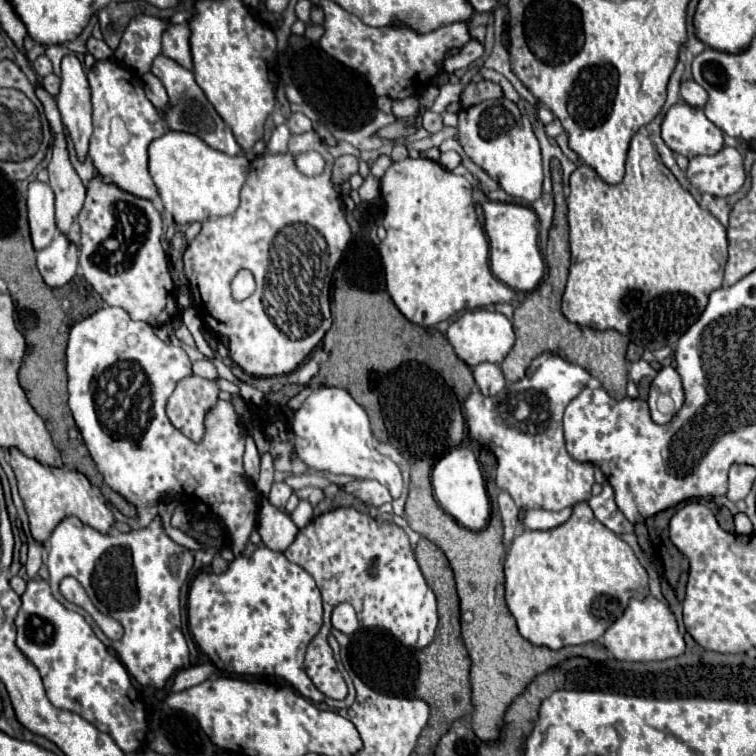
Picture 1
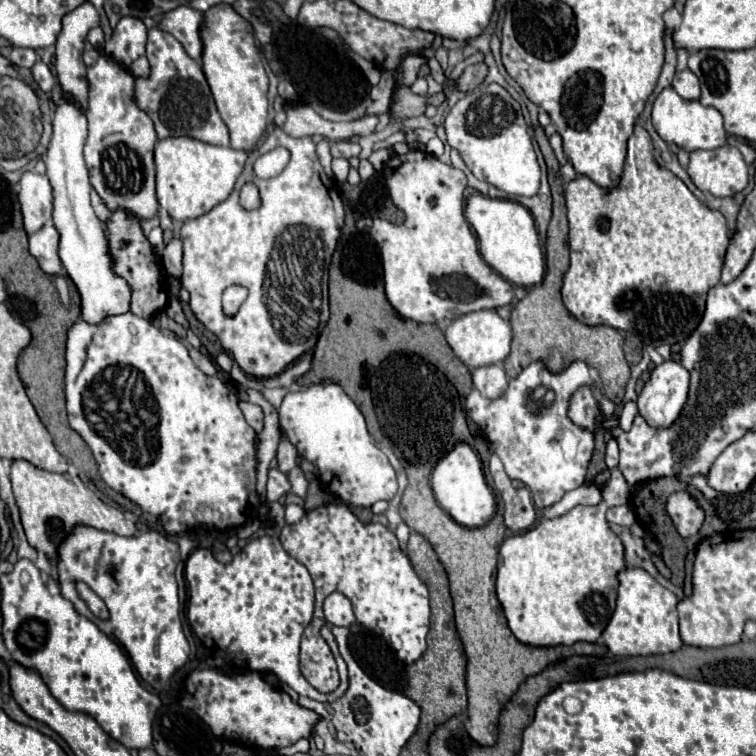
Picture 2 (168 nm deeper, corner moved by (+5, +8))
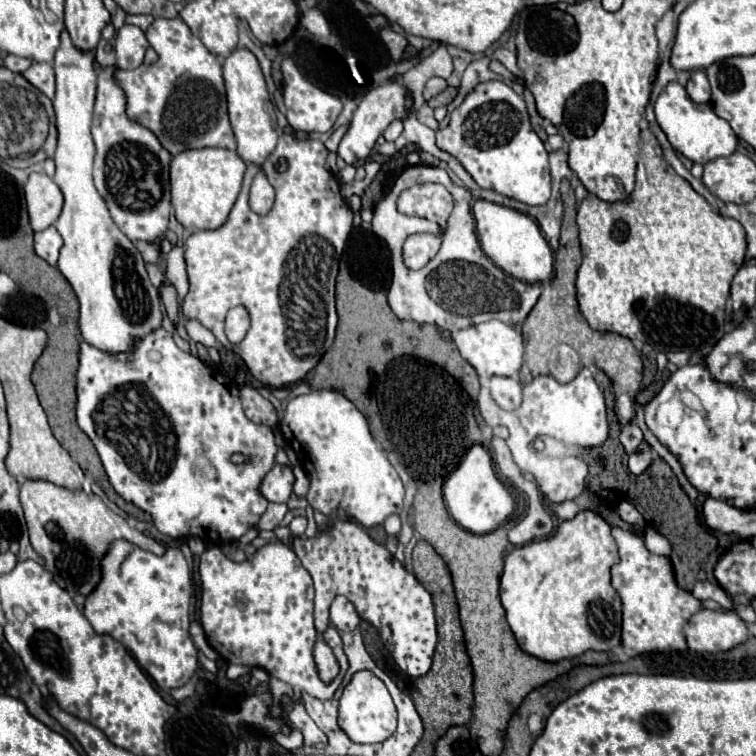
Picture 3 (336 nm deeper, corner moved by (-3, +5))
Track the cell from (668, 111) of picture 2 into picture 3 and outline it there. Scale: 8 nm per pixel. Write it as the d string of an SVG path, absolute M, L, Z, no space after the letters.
M670 81L666 85L666 89L660 93L660 97L654 103L654 111L656 111L656 121L662 127L662 131L666 133L670 145L694 163L704 165L716 157L726 157L736 151L738 139L736 139L730 123L726 119L720 119L712 111L710 103L694 103L678 81Z

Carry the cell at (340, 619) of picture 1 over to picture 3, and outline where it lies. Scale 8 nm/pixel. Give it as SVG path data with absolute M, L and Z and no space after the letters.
M338 595L330 605L330 623L338 631L352 631L360 623L360 617L348 599Z

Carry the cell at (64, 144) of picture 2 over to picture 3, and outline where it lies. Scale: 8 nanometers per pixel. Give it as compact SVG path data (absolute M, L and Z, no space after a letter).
M66 29L62 31L60 39L62 45L54 57L54 113L58 129L54 183L64 195L64 209L56 221L56 229L64 239L58 257L58 269L68 279L80 301L78 327L84 341L108 355L118 355L132 351L136 339L142 339L144 335L150 335L162 327L162 301L158 289L148 277L140 251L116 227L104 199L98 195L92 183L92 159L96 149L90 135L90 125L96 97L96 55L94 51L82 51L74 47Z

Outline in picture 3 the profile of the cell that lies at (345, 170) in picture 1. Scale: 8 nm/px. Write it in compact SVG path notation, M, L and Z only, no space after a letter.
M388 81L384 85L378 85L374 89L370 89L364 99L360 101L358 109L354 111L352 115L352 121L348 125L348 131L346 135L342 137L340 145L338 145L338 155L348 163L348 165L354 165L356 161L360 159L366 159L376 143L376 139L386 131L388 123L392 123L394 119L406 119L412 111L412 105L414 105L414 99L412 99L412 91L400 83L400 81Z

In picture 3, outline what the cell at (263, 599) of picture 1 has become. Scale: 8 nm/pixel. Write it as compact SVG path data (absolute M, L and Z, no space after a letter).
M268 543L251 557L236 563L230 561L220 547L208 547L200 555L200 625L208 637L208 643L230 663L262 667L272 677L310 693L316 699L330 699L340 687L348 669L346 655L342 651L342 639L334 627L322 633L322 639L336 649L336 661L340 673L332 683L324 683L318 677L314 663L314 587L312 577L302 567L296 553L282 543Z

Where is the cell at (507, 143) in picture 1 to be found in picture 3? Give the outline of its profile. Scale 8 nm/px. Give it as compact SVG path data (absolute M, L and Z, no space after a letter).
M484 81L474 87L466 95L460 107L450 113L450 123L446 129L436 131L436 145L456 157L460 165L472 175L472 179L482 189L494 189L496 193L516 199L526 205L544 205L550 199L550 167L548 167L548 151L542 139L534 133L524 99L514 93L502 81Z

